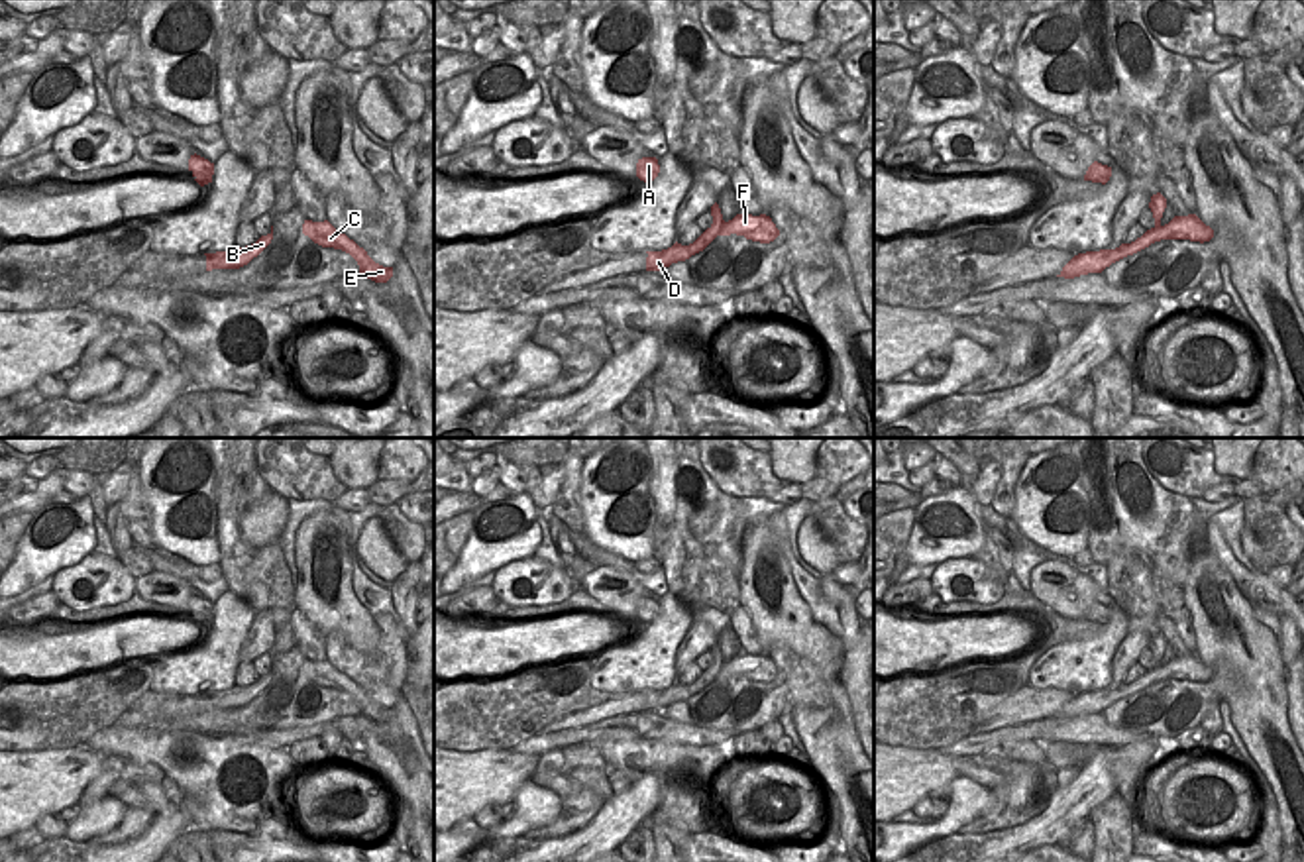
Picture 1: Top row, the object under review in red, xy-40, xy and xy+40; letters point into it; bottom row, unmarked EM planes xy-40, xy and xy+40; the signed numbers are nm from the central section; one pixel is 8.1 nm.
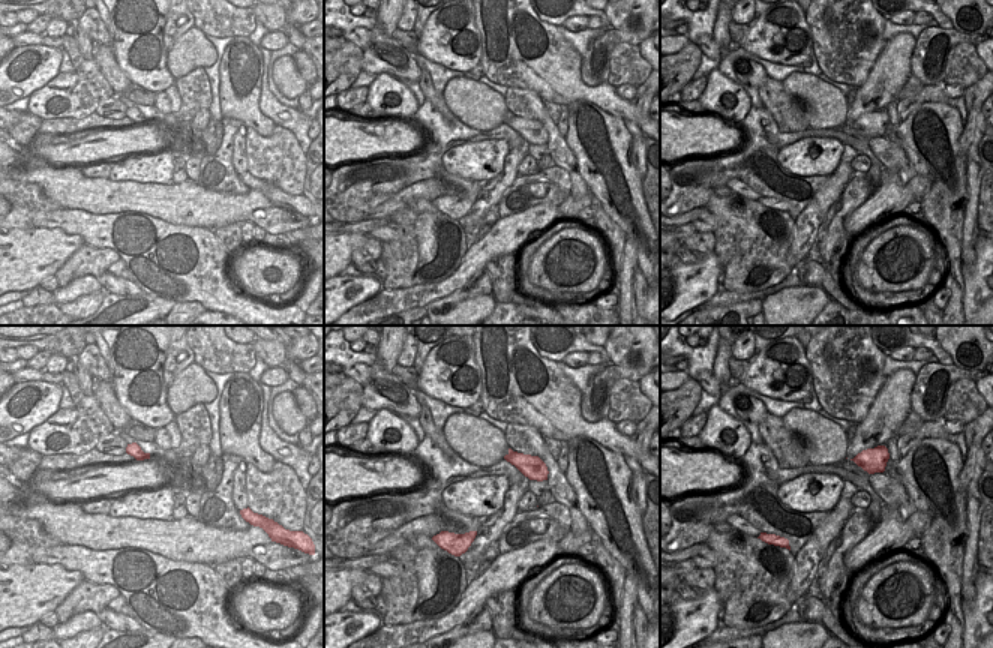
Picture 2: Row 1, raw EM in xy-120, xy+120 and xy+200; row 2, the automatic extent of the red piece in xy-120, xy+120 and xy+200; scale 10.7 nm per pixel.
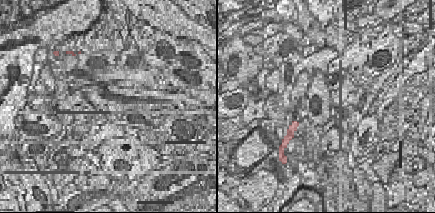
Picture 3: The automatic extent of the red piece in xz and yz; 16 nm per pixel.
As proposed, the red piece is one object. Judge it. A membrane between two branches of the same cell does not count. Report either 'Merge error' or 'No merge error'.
Merge error

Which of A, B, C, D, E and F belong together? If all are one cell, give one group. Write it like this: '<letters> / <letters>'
A / B C D E F

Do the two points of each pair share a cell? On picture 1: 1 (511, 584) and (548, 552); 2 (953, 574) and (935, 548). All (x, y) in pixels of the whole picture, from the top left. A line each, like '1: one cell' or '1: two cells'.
1: two cells
2: two cells

